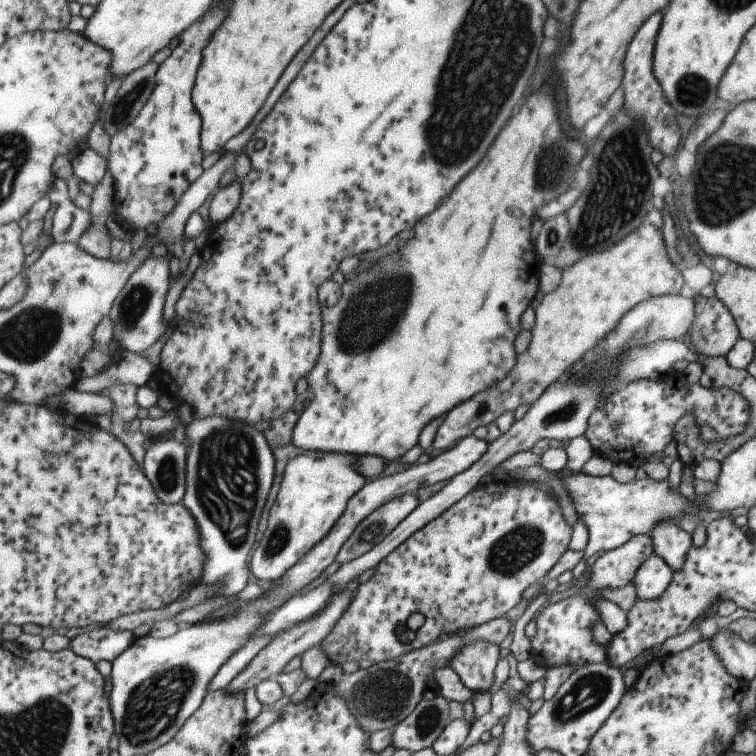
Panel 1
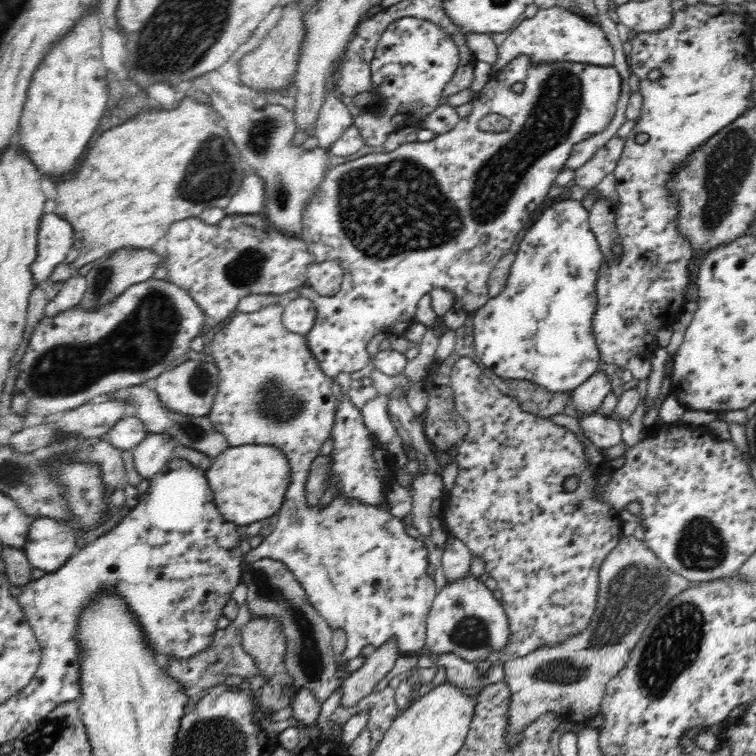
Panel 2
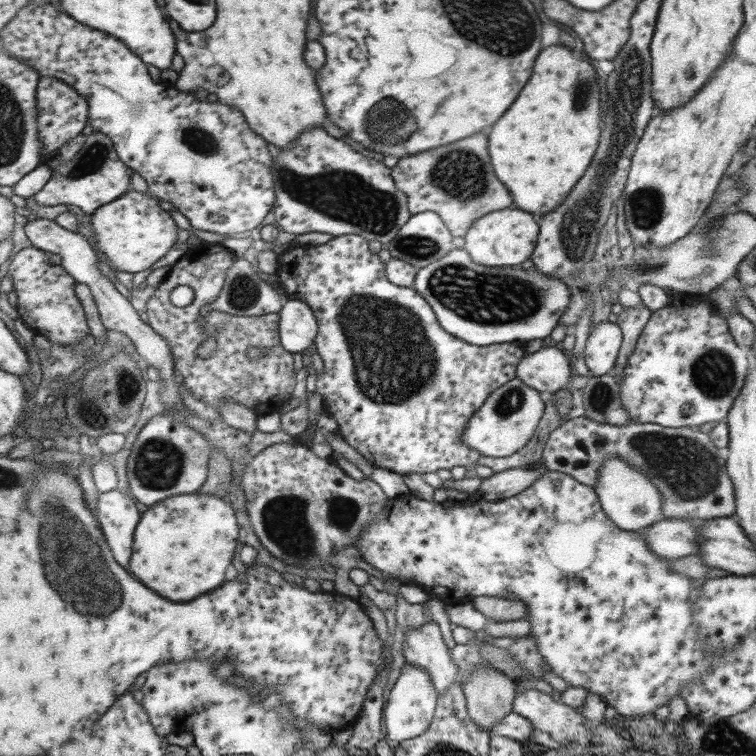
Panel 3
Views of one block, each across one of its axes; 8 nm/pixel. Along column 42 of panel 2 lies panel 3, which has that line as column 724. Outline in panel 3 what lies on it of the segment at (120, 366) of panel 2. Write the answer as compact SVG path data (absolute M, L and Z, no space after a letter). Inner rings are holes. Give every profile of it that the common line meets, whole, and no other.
M709 298L683 306L675 299L650 314L635 348L622 366L618 399L631 420L658 424L665 429L695 427L726 417L739 394L749 364L743 350L733 342L726 320L711 306Z

